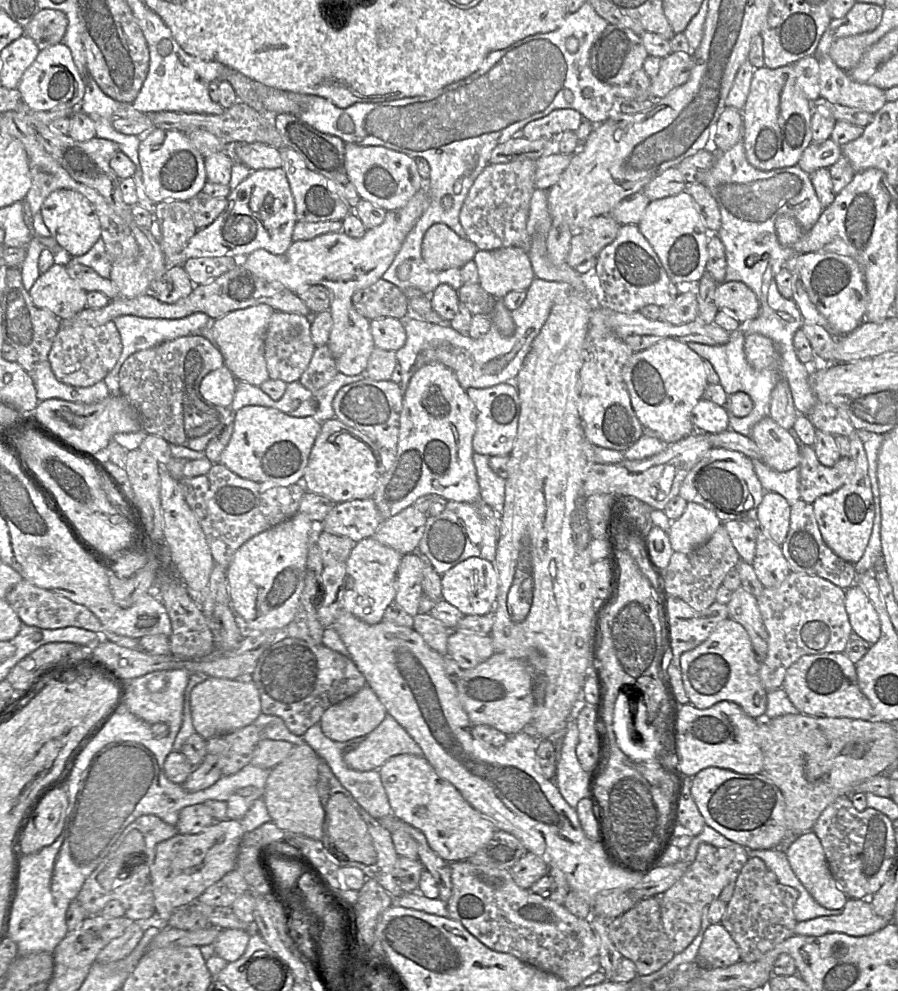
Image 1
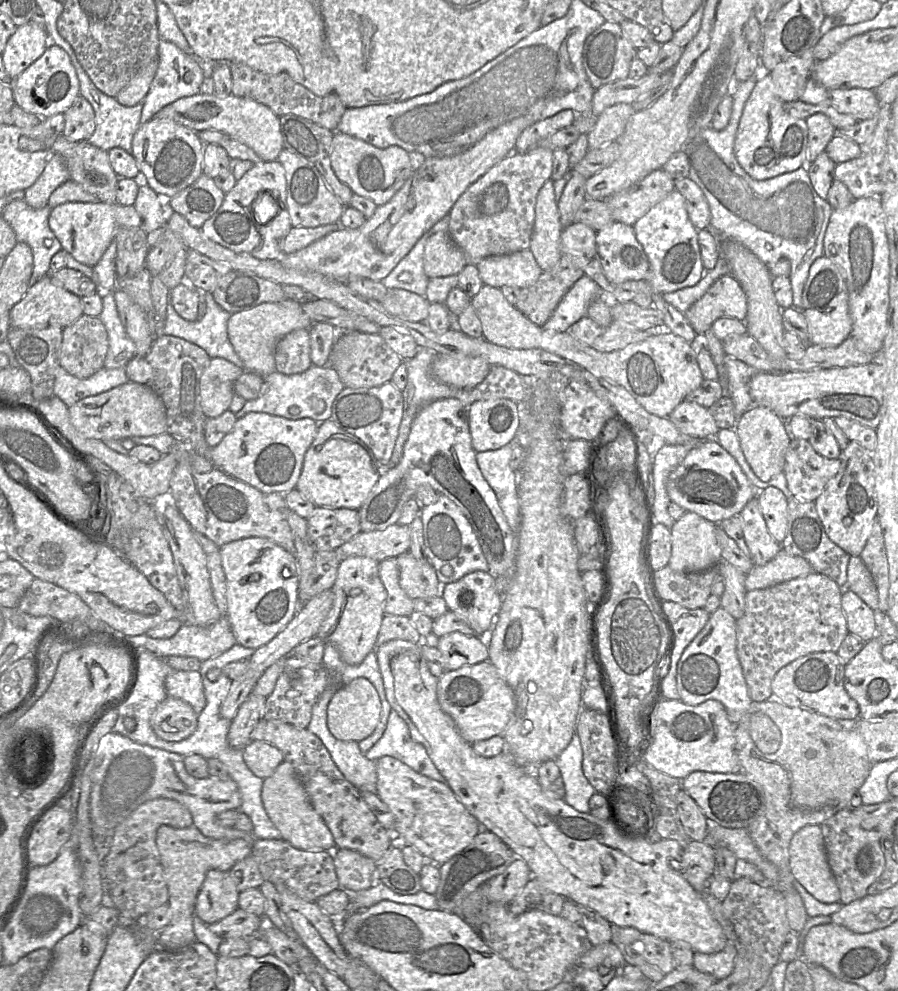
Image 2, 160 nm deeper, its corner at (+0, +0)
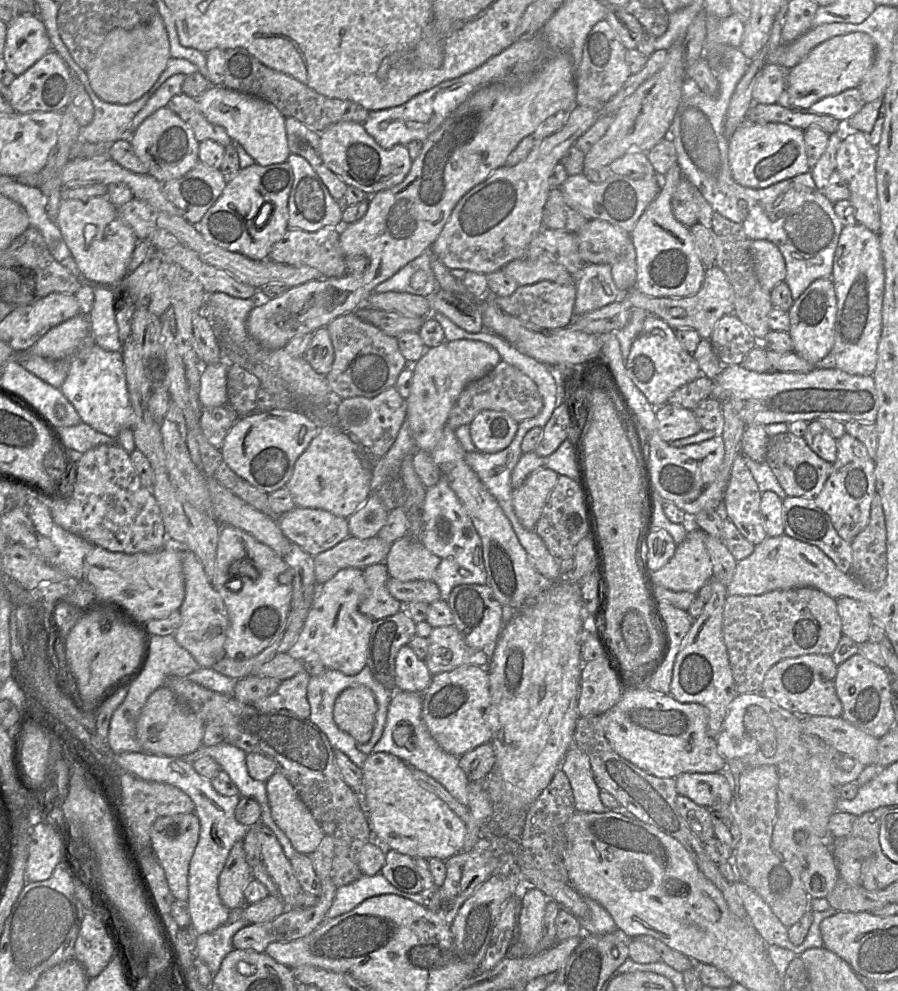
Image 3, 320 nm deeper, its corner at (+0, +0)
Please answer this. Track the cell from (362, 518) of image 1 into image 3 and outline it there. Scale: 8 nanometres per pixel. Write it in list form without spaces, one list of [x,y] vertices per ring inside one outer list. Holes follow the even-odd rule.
[[[295,507],[277,516],[276,522],[288,540],[313,558],[350,535],[347,518],[323,509]]]

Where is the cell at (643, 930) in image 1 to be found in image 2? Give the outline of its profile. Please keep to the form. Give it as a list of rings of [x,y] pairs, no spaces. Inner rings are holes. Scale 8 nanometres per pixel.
[[[610,924],[611,942],[620,950],[625,962],[632,966],[649,964],[664,974],[674,967],[670,943],[652,934],[643,933],[633,927]]]

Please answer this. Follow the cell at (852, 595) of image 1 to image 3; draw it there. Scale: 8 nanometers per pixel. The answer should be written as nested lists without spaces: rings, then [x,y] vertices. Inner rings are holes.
[[[849,597],[837,599],[838,613],[842,621],[842,633],[858,644],[869,641],[873,618],[862,602]]]

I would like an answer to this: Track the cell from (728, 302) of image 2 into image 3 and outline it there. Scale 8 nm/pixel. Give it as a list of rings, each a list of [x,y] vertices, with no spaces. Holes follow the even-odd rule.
[[[716,265],[706,268],[703,284],[693,296],[682,298],[651,297],[636,288],[624,292],[620,297],[621,301],[627,302],[630,308],[641,308],[664,320],[673,329],[691,328],[696,330],[702,339],[710,339],[715,324],[725,315],[734,313],[734,291],[726,274]]]

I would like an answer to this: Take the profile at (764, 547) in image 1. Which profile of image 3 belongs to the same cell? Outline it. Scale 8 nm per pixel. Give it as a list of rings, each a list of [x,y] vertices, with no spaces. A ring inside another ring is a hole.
[[[739,454],[733,462],[724,495],[724,516],[731,520],[742,536],[754,546],[759,545],[768,537],[761,513],[761,498],[762,493],[744,462],[744,456]]]

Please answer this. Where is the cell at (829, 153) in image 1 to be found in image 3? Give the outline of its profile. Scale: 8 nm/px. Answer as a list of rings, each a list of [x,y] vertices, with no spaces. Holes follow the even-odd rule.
[[[844,126],[841,131],[842,140],[836,154],[836,170],[848,184],[849,199],[854,206],[857,223],[879,236],[881,220],[876,184],[877,146],[872,145],[862,132],[847,131]]]

